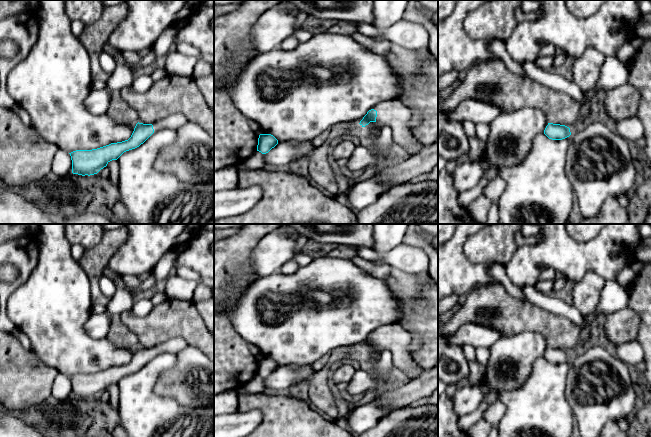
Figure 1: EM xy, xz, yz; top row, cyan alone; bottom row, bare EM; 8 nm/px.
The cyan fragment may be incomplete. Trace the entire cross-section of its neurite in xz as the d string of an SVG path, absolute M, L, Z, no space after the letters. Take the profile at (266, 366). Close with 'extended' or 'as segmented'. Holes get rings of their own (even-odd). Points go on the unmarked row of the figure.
M260 358L258 362L257 375L262 378L268 377L278 368L278 364L271 358Z; as segmented

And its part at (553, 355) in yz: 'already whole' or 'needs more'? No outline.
already whole

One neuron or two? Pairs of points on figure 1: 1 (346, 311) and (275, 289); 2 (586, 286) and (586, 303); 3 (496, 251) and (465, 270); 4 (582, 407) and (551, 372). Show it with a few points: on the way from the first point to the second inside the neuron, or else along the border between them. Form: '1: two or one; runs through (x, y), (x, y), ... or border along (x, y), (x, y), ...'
1: one; runs through (326, 303), (326, 292), (318, 286), (296, 289)
2: one; runs through (586, 290), (586, 299)
3: two; border along (464, 243), (464, 254), (471, 262), (494, 263)
4: two; border along (570, 365), (565, 397), (571, 411)

